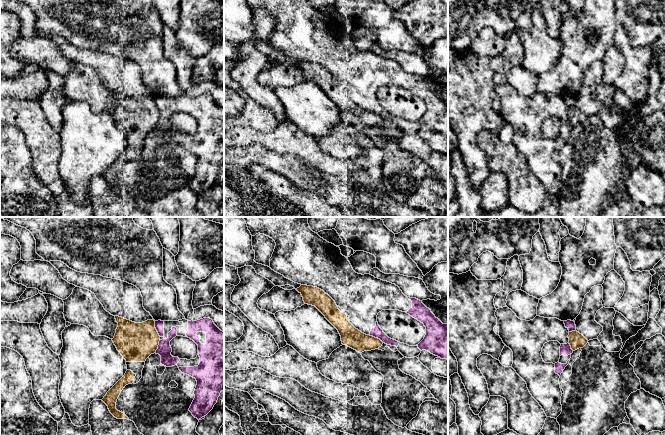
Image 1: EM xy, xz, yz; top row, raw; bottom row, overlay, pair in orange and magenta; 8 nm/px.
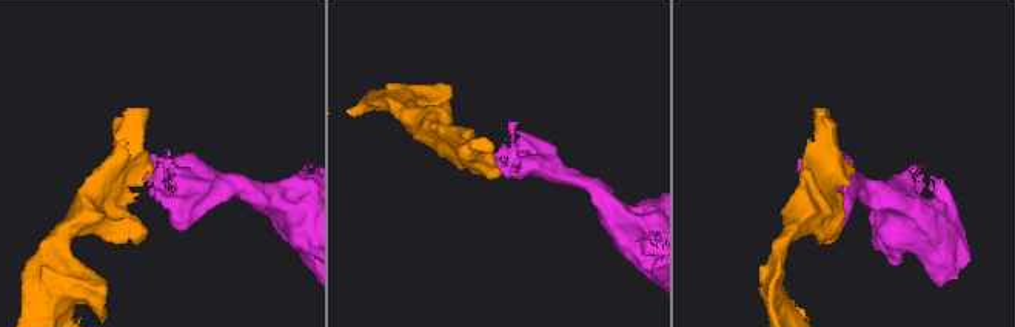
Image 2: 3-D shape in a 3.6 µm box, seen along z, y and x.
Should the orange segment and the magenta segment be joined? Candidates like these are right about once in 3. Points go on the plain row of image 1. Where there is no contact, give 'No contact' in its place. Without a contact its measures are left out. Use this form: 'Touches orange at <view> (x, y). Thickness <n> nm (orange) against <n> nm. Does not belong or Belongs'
Touches orange at xy (155, 105). Thickness 300 nm (orange) against 80 nm. Does not belong

